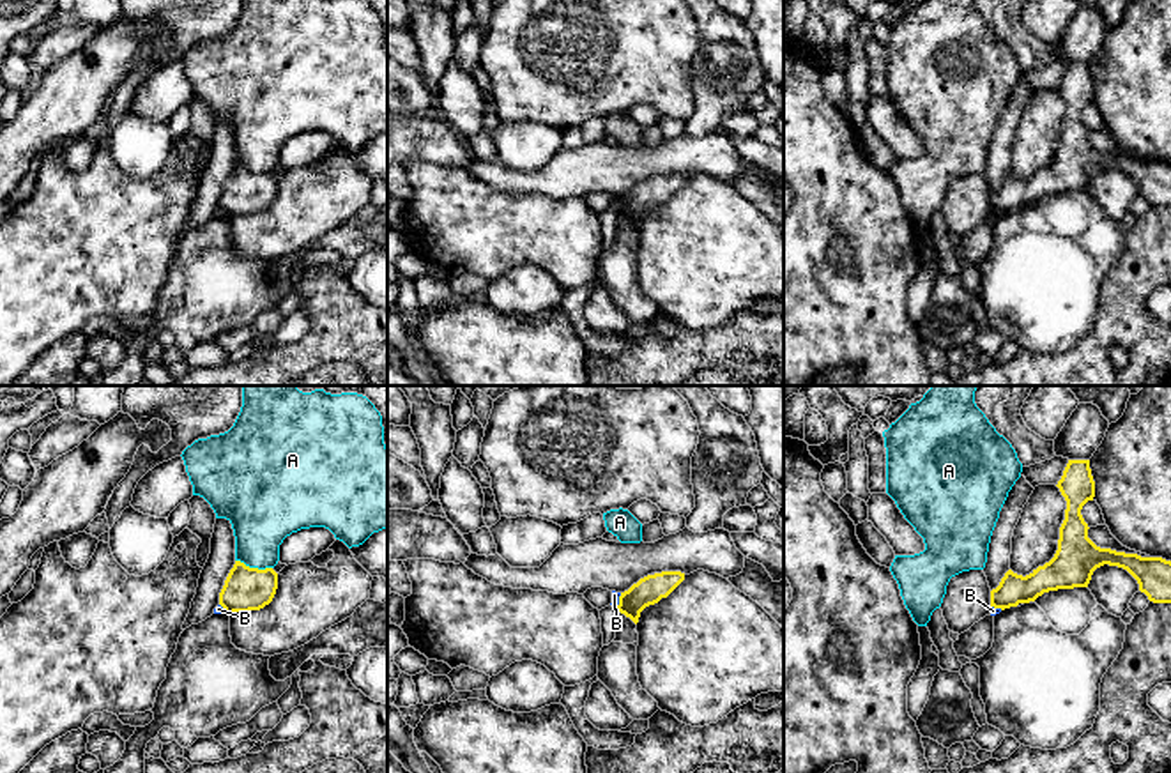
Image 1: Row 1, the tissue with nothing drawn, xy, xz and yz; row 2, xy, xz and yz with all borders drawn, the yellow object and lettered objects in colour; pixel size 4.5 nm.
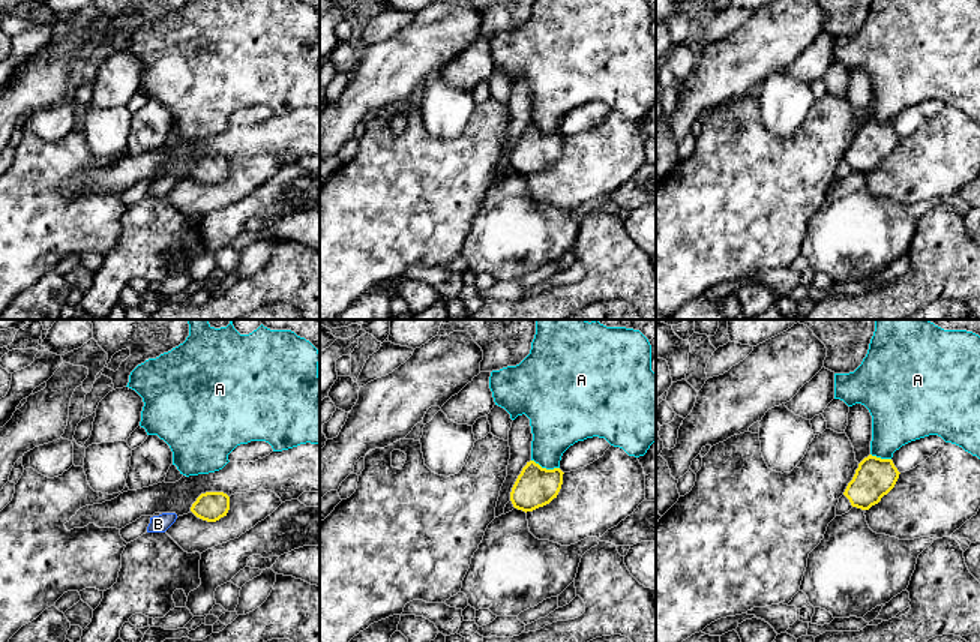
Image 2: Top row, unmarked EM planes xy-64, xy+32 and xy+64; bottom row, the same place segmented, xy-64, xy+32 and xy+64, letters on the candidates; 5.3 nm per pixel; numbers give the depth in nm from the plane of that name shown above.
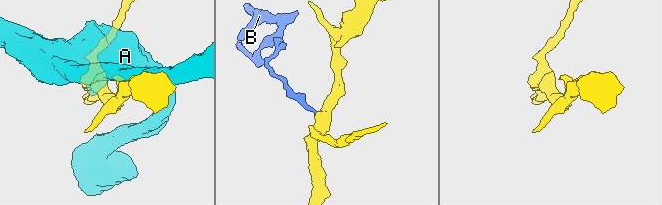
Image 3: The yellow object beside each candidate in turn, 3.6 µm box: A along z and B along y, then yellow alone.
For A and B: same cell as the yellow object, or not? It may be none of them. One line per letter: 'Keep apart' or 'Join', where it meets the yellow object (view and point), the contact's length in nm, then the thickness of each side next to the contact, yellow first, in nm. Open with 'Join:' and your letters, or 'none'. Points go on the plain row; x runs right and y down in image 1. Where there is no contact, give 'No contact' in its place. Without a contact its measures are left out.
Join: none
A: Keep apart. Touches yellow at xy (253, 172). Shared border 170 nm. Thickness 200 nm (yellow) against 300 nm
B: Keep apart. Touches yellow at xz (619, 204). Shared border 70 nm. Thickness 130 nm (yellow) against 30 nm

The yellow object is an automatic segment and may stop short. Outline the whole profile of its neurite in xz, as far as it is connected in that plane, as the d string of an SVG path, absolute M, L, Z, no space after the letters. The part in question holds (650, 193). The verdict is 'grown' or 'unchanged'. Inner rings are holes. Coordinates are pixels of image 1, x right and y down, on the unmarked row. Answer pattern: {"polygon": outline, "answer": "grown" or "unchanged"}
{"polygon": "M681 175L647 179L621 196L617 214L637 228L646 210L667 202L683 184L685 177Z", "answer": "unchanged"}

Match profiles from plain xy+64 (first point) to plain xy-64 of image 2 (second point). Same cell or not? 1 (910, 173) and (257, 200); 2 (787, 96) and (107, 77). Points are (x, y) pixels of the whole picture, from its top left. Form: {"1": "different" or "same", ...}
{"1": "different", "2": "different"}

